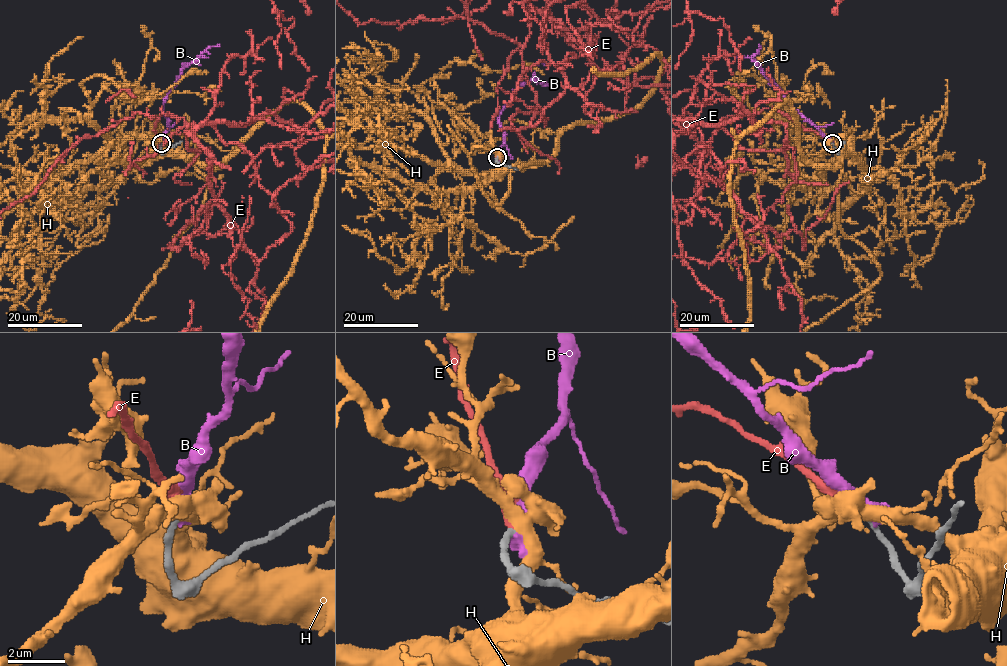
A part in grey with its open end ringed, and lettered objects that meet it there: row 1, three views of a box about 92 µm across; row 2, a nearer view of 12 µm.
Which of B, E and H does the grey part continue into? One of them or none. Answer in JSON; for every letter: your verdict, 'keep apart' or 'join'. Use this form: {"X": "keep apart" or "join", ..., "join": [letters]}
{"B": "keep apart", "E": "join", "H": "keep apart", "join": ["E"]}

